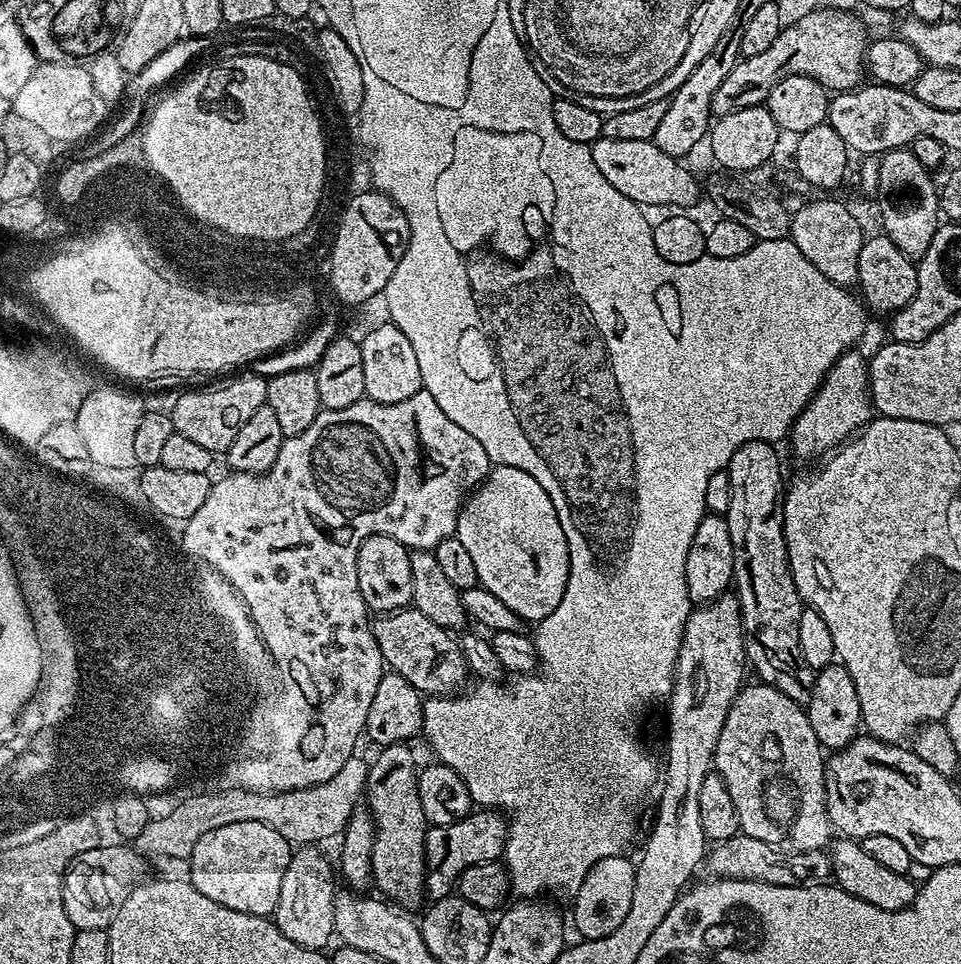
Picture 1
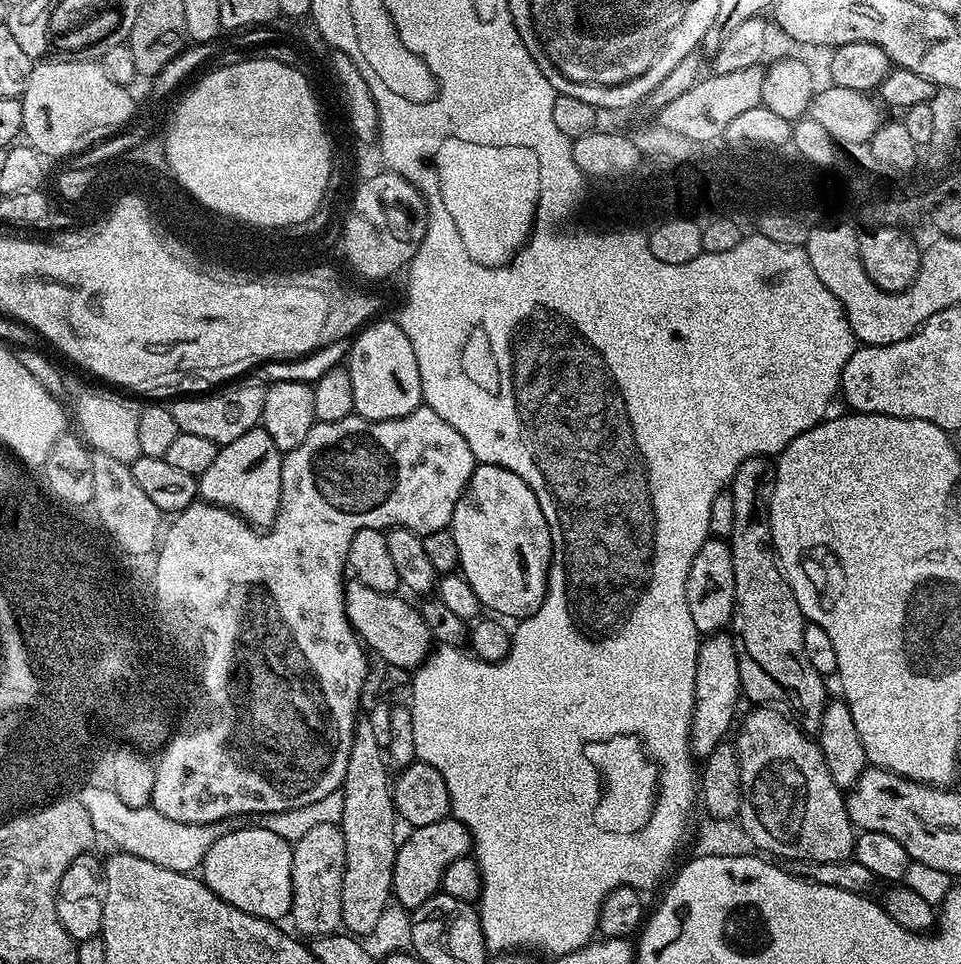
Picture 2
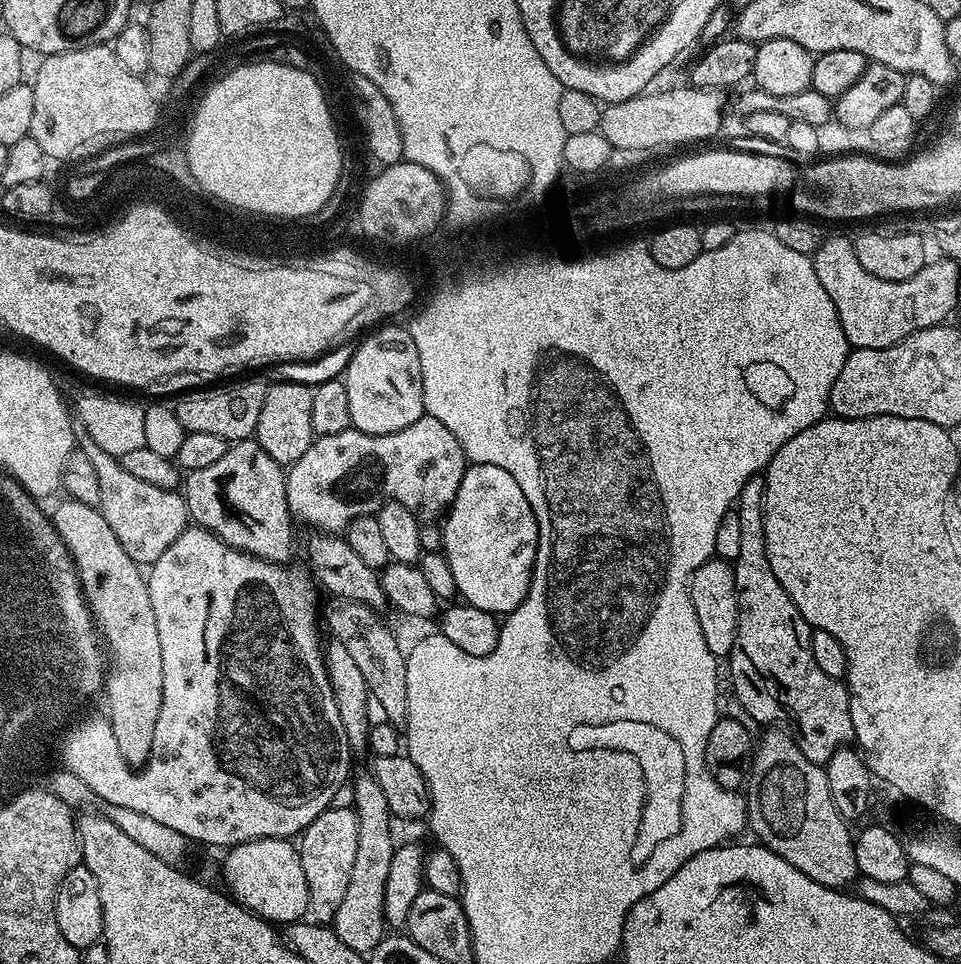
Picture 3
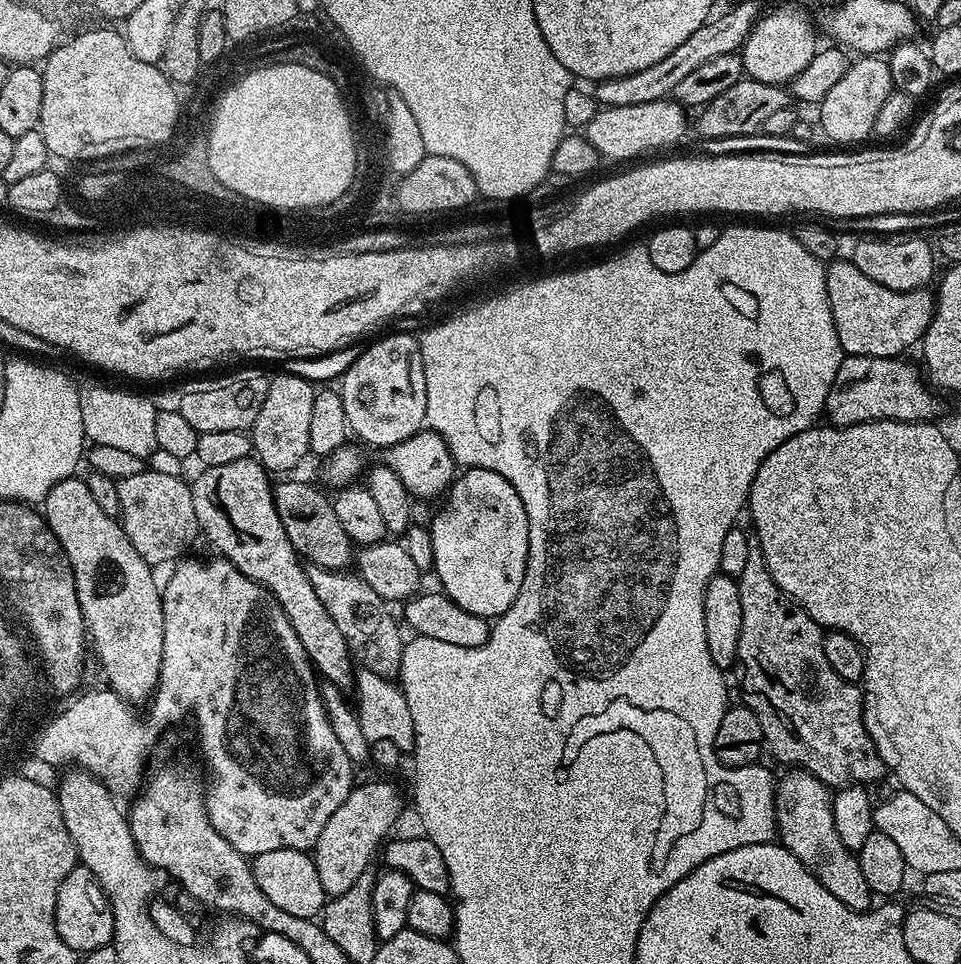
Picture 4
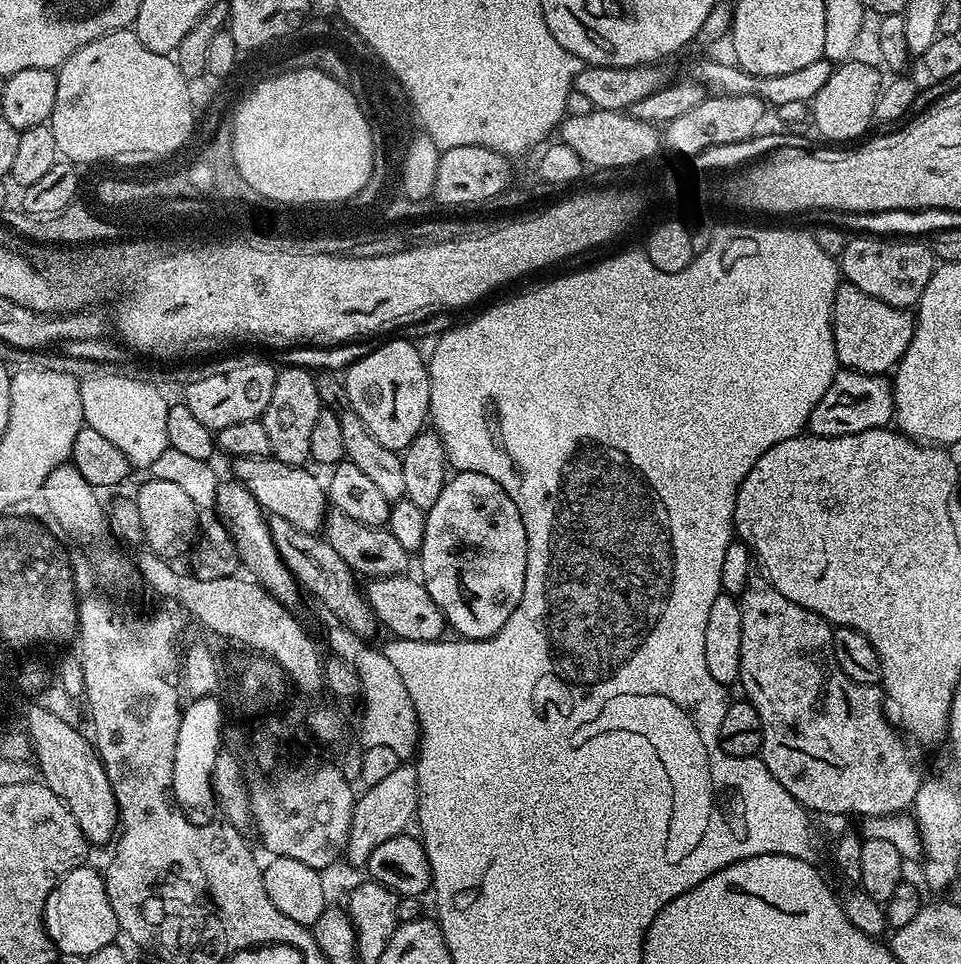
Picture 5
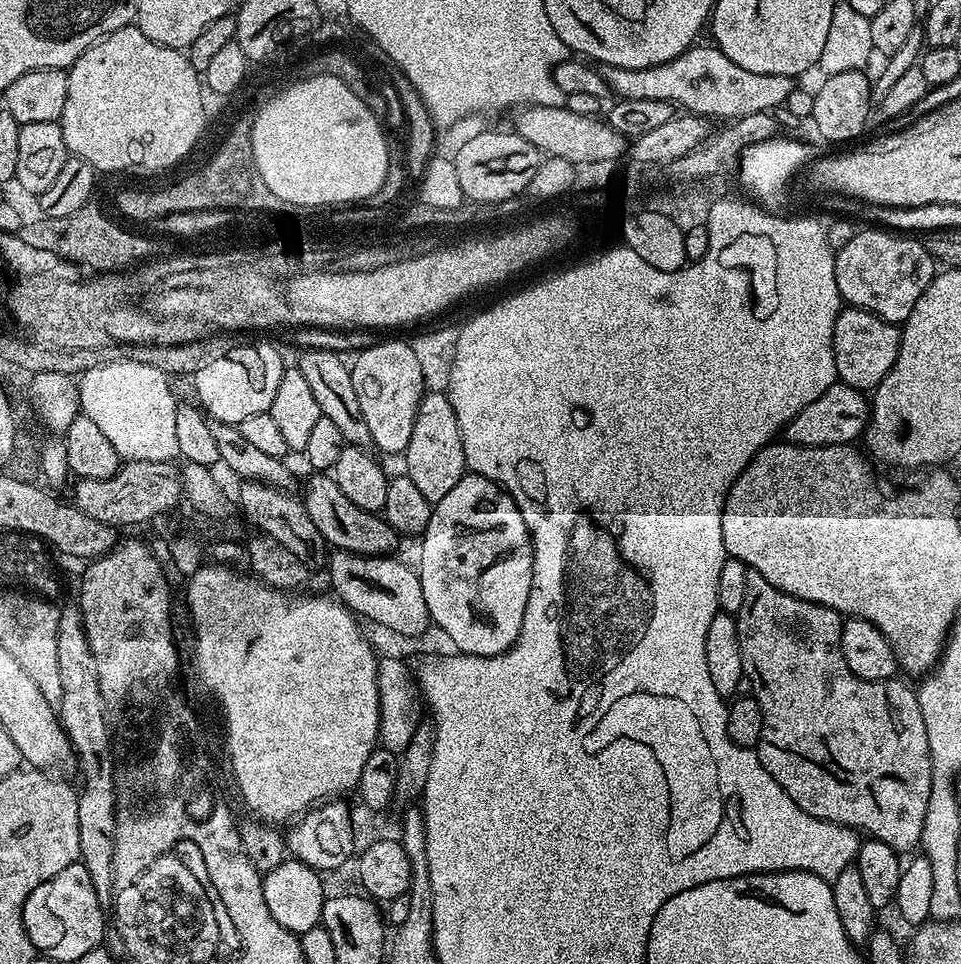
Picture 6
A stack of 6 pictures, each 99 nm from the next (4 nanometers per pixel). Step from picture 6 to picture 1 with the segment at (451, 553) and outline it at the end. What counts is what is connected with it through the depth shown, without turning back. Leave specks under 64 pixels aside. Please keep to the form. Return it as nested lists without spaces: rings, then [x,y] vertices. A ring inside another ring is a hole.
[[[514,466],[493,467],[479,487],[463,501],[460,516],[456,519],[454,536],[455,539],[460,539],[460,544],[464,547],[464,552],[468,555],[468,560],[472,563],[477,578],[480,579],[477,580],[479,587],[490,590],[490,594],[494,594],[494,598],[498,598],[498,602],[506,602],[506,606],[510,606],[510,610],[514,610],[514,614],[521,620],[525,622],[545,620],[554,610],[554,606],[558,606],[558,602],[562,602],[562,594],[566,590],[568,571],[570,570],[570,554],[568,553],[566,534],[562,534],[562,522],[558,522],[558,514],[554,514],[554,502],[550,502],[550,494],[546,494],[546,490],[542,490],[542,486],[538,486],[538,482],[534,482],[534,478],[530,474],[526,474],[526,470],[518,470]]]

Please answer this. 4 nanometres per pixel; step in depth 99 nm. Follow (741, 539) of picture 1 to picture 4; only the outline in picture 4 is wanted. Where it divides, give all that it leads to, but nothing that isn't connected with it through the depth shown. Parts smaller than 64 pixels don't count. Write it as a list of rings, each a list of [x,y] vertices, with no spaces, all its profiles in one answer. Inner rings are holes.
[[[753,546],[750,550],[749,557],[746,558],[746,566],[742,569],[742,574],[738,577],[738,594],[742,598],[742,634],[738,634],[738,650],[736,651],[735,667],[740,668],[740,696],[743,707],[748,708],[758,718],[758,722],[764,731],[764,743],[772,752],[781,760],[782,763],[788,764],[784,766],[795,766],[797,769],[809,772],[811,776],[817,778],[824,784],[829,786],[844,786],[849,783],[848,776],[853,776],[853,781],[868,782],[864,780],[876,780],[880,775],[885,775],[886,769],[881,762],[880,757],[876,754],[876,749],[872,747],[872,740],[864,731],[864,722],[862,719],[862,692],[859,687],[851,680],[843,680],[838,674],[834,674],[834,670],[830,666],[830,662],[826,662],[826,654],[822,650],[822,642],[824,641],[824,632],[820,625],[814,622],[814,618],[810,618],[810,614],[806,614],[803,610],[795,610],[793,601],[774,582],[774,578],[770,574],[770,570],[766,566],[763,554],[760,553],[759,547]],[[816,728],[820,728],[820,756],[812,756],[812,752],[808,749],[808,743],[816,736]]]

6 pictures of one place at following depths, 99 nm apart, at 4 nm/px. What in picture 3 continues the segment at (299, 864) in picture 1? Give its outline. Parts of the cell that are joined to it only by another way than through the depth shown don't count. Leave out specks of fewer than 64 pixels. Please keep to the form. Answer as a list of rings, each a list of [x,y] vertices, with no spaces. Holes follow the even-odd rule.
[[[330,807],[310,826],[306,826],[298,837],[298,851],[302,870],[306,870],[306,886],[308,887],[308,916],[317,924],[331,925],[338,914],[338,906],[342,906],[342,898],[346,894],[346,885],[350,882],[350,874],[354,867],[354,857],[358,850],[358,818],[351,807]]]

